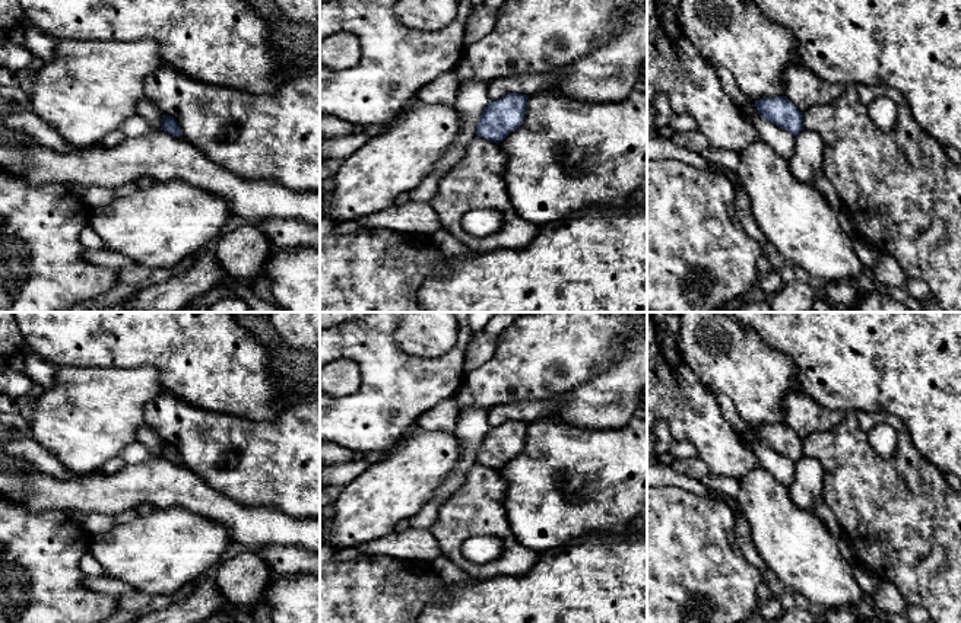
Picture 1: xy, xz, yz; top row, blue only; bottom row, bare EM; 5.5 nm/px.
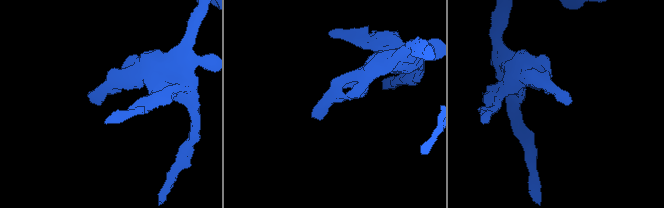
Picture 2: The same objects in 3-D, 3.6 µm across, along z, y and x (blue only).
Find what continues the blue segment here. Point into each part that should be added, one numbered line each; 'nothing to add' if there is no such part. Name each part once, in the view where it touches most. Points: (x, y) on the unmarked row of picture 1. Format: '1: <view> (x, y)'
nothing to add

